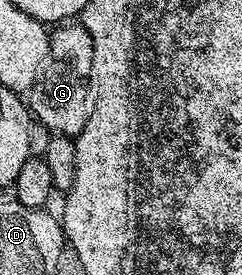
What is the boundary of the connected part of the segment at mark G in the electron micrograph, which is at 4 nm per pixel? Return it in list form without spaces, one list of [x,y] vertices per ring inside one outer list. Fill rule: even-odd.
[[[60,25],[51,32],[48,56],[40,66],[34,85],[26,92],[26,103],[35,122],[45,126],[52,135],[75,137],[86,125],[90,110],[93,57],[94,45],[83,25]]]

